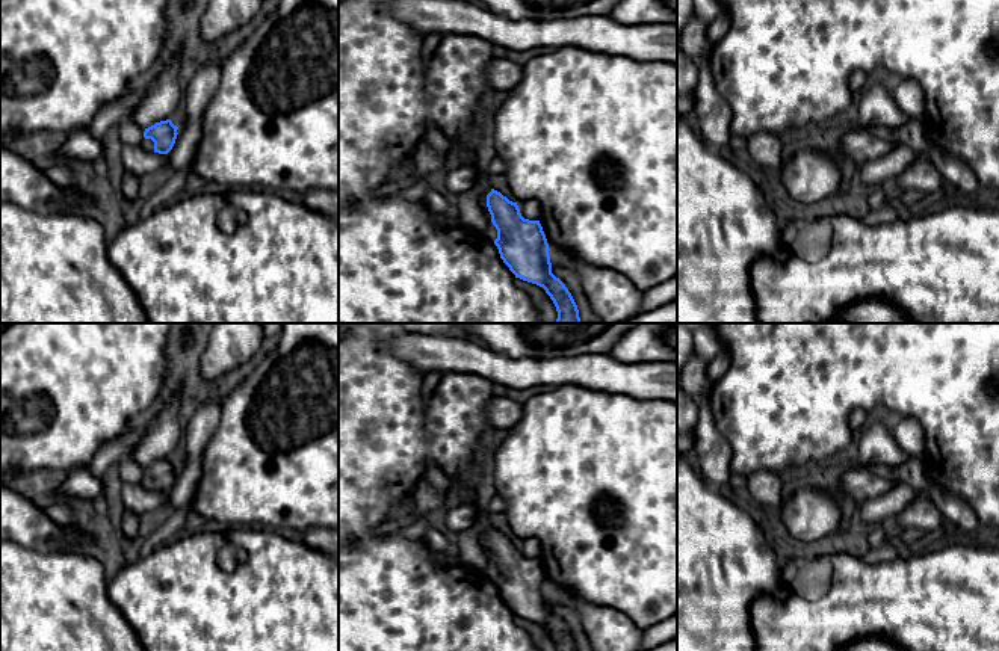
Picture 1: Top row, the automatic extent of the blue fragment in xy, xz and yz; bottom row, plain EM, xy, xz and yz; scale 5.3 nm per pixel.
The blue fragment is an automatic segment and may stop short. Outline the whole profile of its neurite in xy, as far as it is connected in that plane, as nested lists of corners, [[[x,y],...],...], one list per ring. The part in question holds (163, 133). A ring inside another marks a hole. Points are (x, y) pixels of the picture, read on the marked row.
[[[171,119],[156,122],[145,128],[141,147],[150,153],[168,154],[175,143],[177,130]]]

